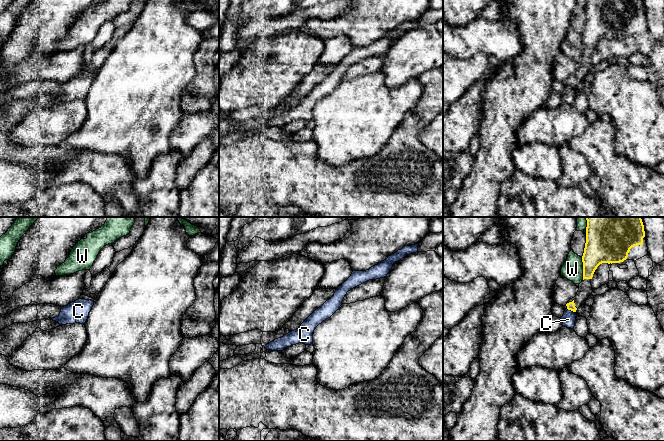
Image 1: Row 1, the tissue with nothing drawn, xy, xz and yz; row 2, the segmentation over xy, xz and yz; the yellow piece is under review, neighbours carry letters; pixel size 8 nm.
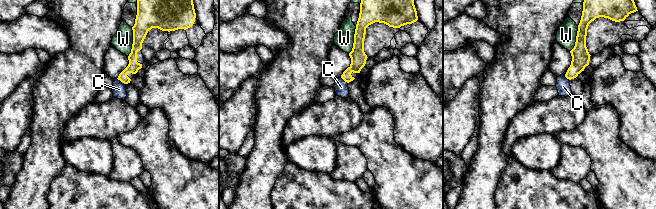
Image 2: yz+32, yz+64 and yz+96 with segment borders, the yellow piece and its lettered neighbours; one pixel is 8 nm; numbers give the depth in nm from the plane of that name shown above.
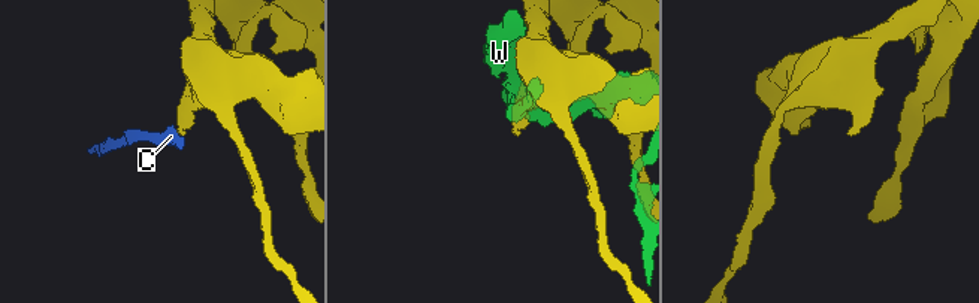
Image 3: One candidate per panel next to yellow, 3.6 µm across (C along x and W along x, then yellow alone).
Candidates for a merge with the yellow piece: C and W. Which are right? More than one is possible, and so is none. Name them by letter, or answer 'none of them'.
none of them

